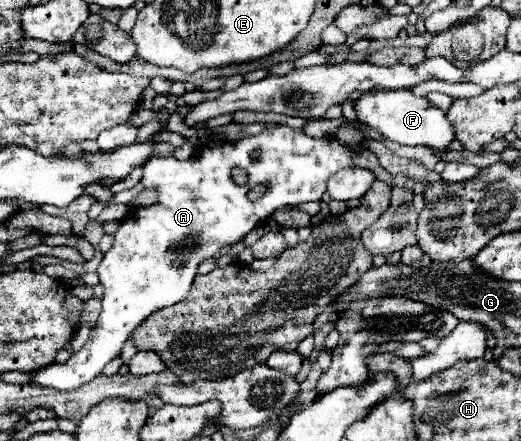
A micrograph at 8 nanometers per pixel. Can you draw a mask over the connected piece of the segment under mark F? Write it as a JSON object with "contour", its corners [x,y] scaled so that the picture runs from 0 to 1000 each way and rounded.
{"contour":[[[764,204],[764,209],[702,209],[695,222],[679,231],[679,249],[687,259],[687,272],[722,290],[737,313],[768,322],[768,327],[814,327],[841,340],[852,340],[871,317],[871,290],[864,290],[864,277],[856,263],[821,236],[818,222],[791,218],[787,204]]]}

